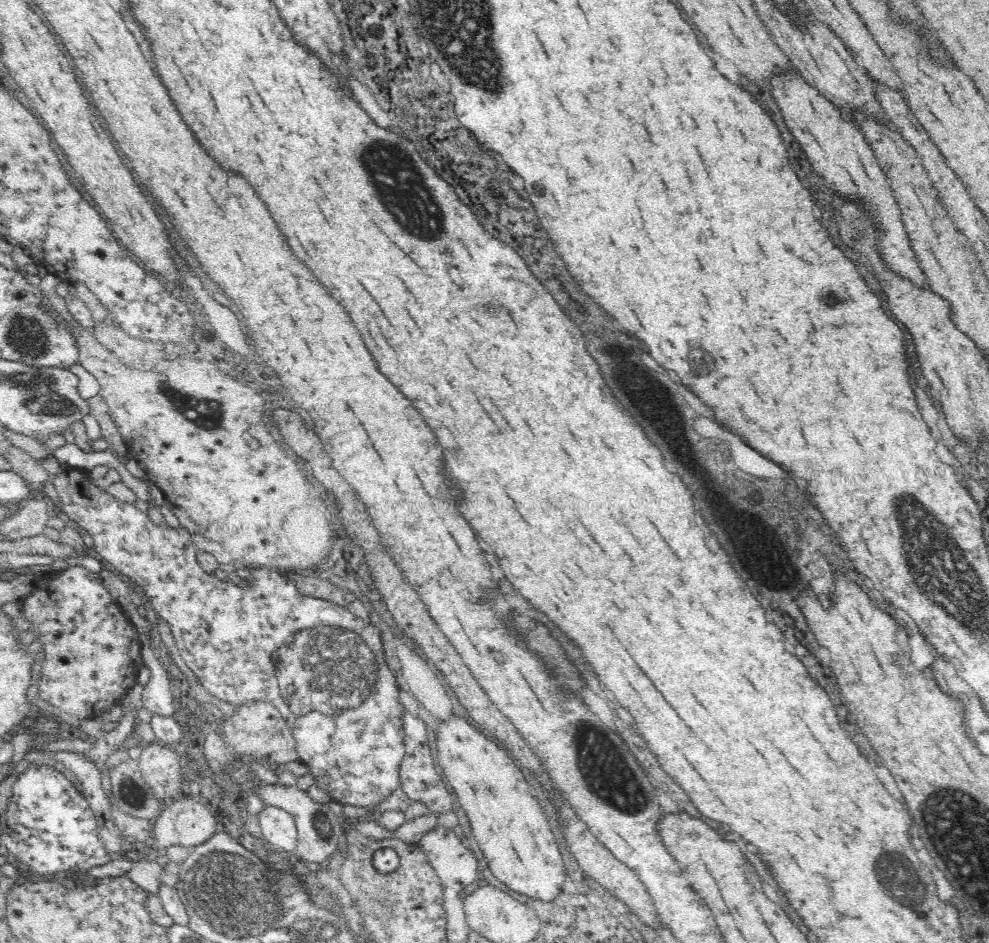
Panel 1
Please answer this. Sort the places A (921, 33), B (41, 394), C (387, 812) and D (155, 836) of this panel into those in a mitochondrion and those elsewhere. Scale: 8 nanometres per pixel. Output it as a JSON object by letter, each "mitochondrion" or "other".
{"A":"other","B":"mitochondrion","C":"other","D":"other"}

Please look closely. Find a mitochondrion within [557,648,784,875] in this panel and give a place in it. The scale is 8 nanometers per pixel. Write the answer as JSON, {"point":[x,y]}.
{"point":[611,783]}

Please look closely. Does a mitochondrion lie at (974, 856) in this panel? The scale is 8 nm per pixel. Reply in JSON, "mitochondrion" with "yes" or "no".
{"mitochondrion":"yes"}

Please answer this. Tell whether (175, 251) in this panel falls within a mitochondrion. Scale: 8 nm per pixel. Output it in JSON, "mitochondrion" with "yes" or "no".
{"mitochondrion":"no"}

